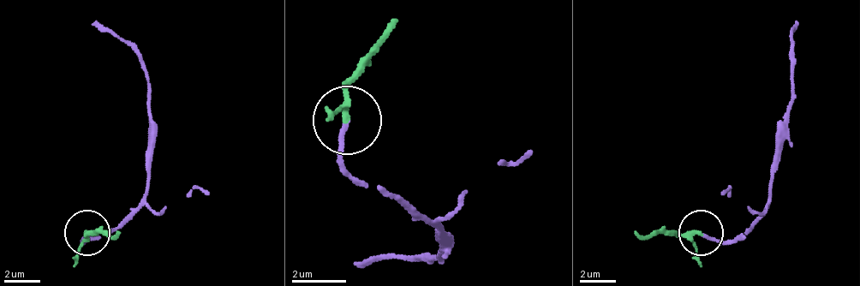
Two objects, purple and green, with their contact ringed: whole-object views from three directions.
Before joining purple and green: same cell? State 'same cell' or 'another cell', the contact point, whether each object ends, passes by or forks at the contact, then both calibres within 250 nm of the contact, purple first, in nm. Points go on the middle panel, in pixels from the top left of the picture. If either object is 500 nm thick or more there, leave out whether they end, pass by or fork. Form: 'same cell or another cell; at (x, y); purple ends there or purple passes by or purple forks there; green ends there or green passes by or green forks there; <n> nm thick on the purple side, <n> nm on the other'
same cell; at (347, 120); purple ends there; green passes by; 170 nm thick on the purple side, 190 nm on the other

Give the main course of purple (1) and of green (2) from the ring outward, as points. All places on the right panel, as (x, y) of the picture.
1: (700, 236), (740, 241), (749, 223), (772, 195), (790, 74), (790, 37), (795, 23)
2: (700, 232), (636, 232)

